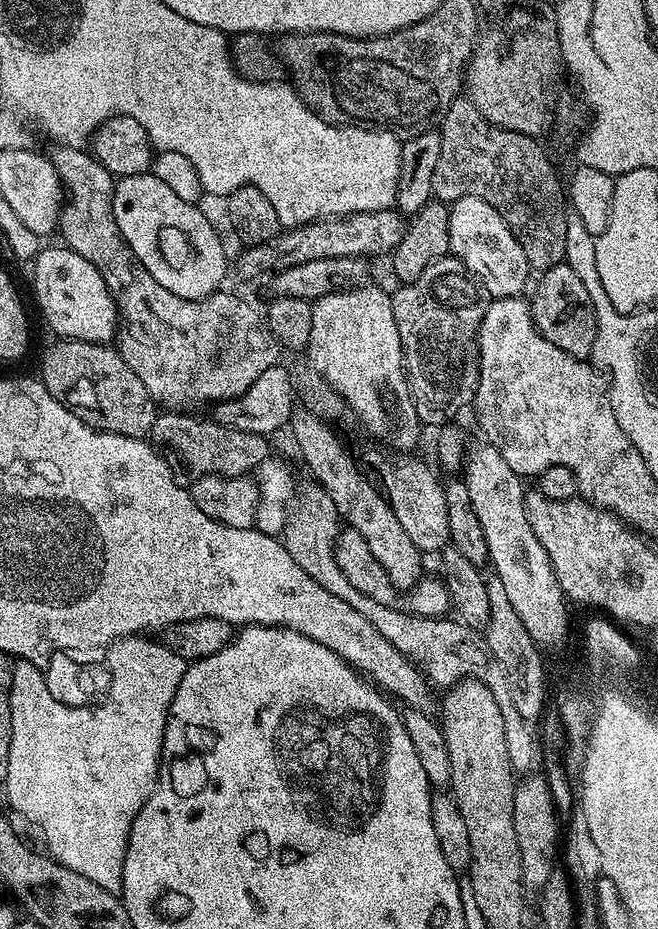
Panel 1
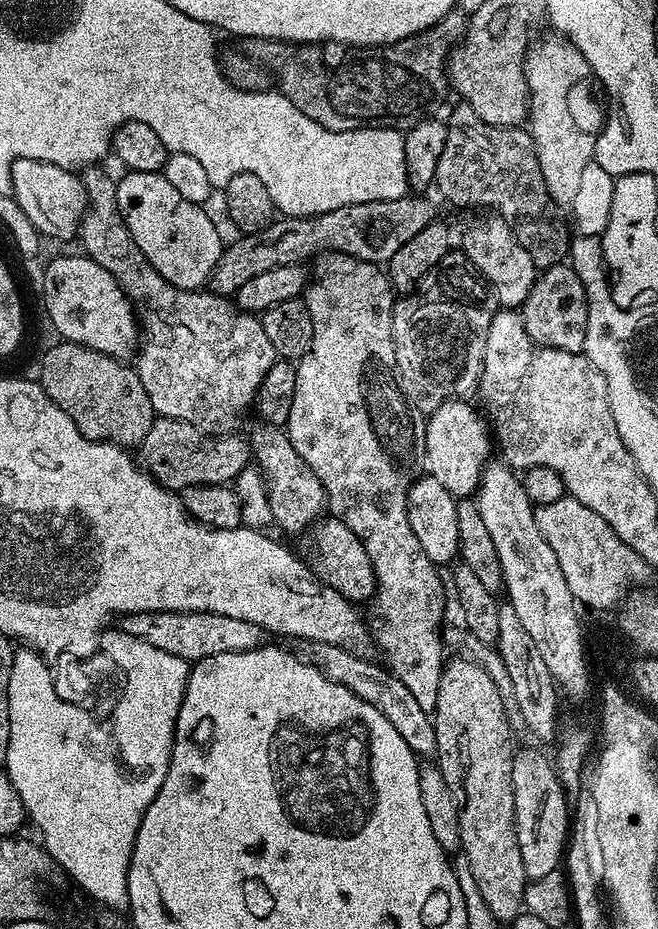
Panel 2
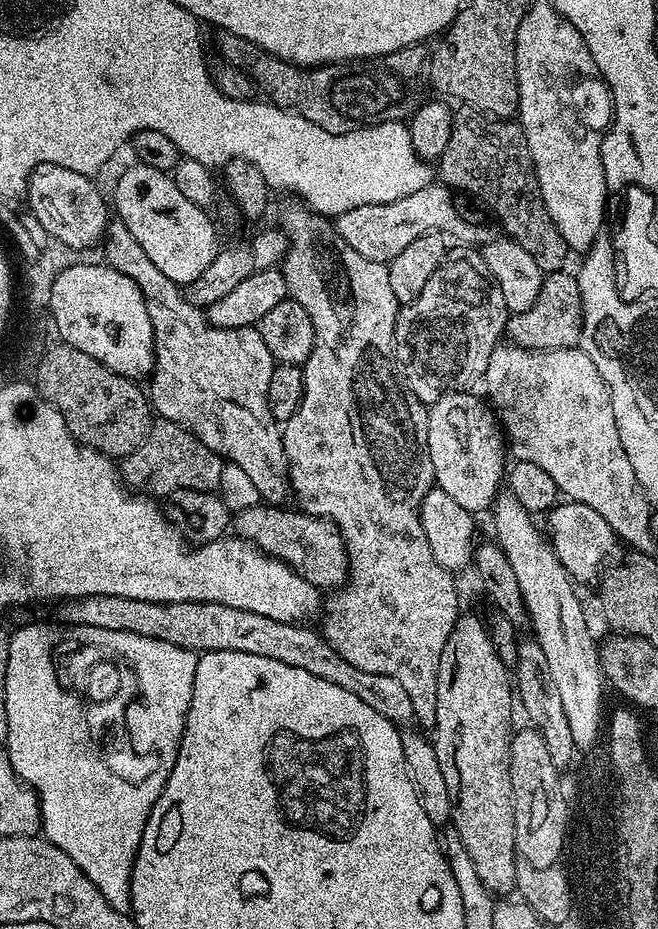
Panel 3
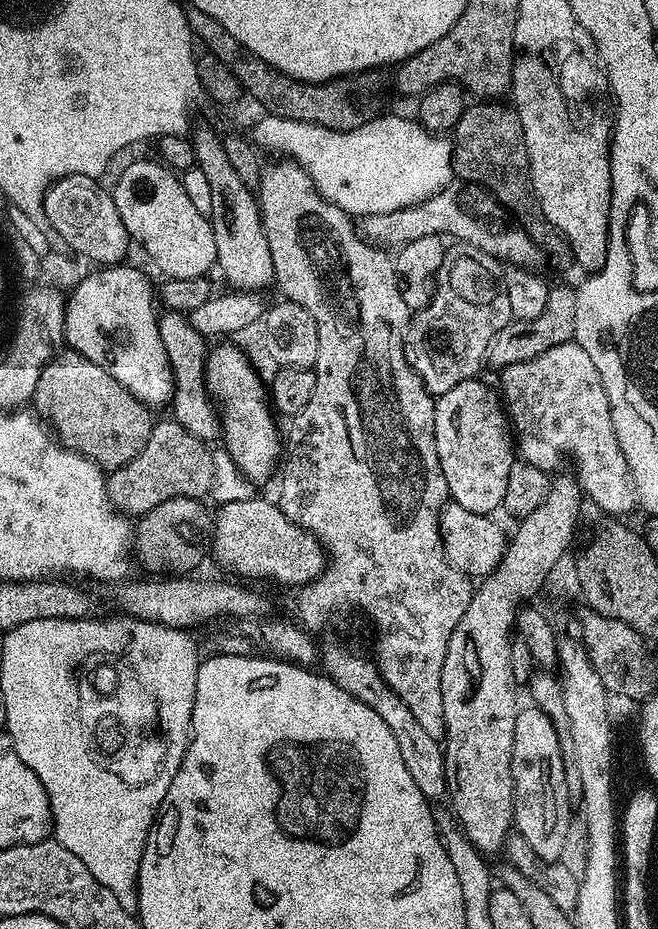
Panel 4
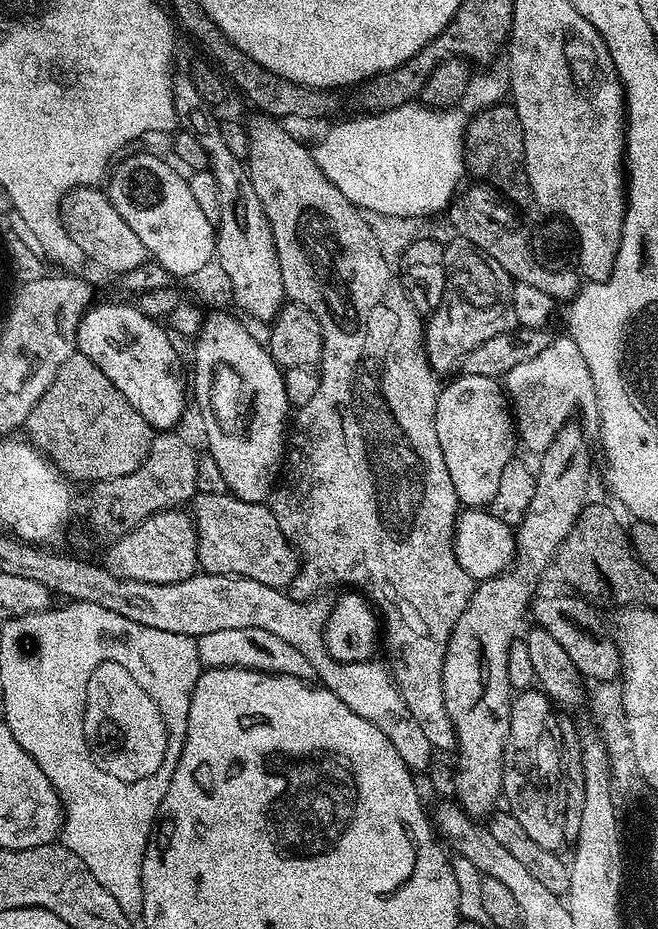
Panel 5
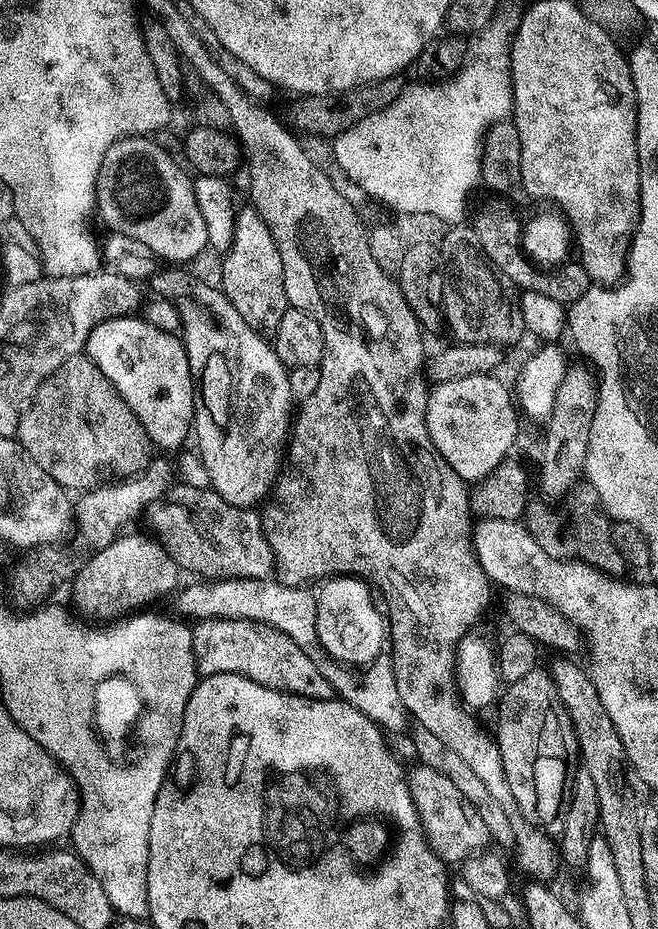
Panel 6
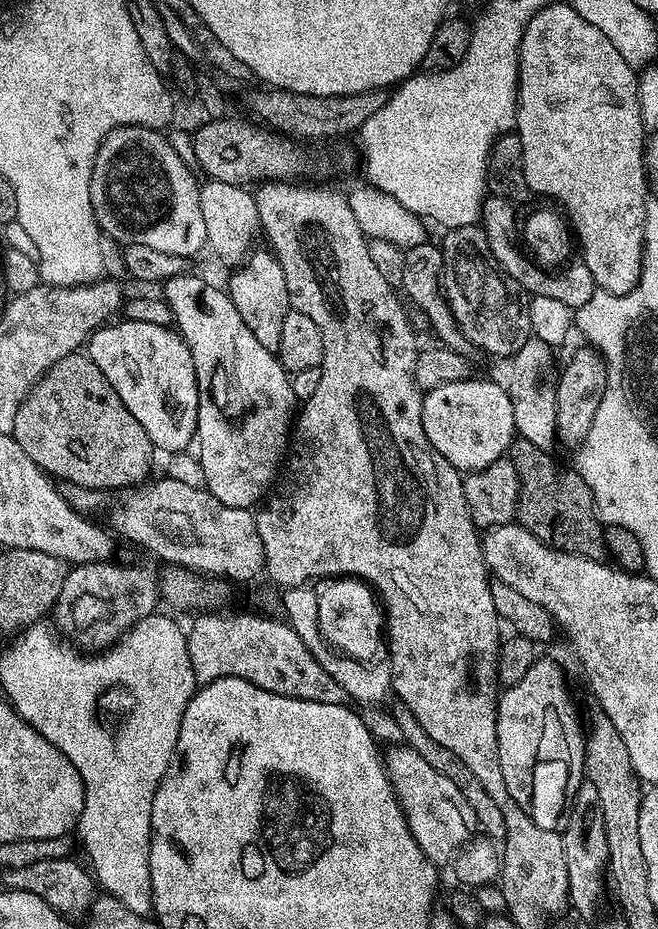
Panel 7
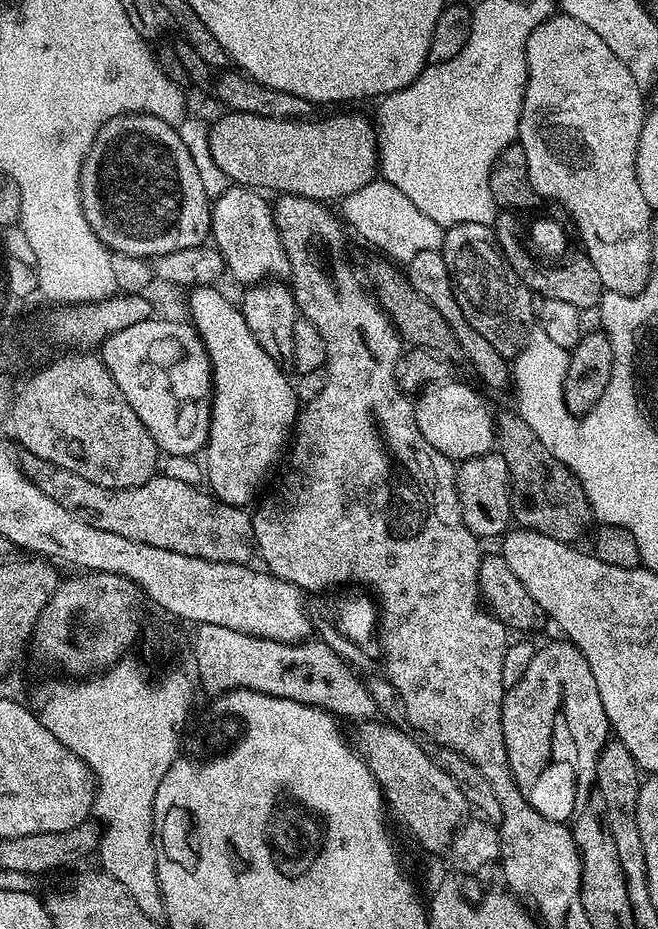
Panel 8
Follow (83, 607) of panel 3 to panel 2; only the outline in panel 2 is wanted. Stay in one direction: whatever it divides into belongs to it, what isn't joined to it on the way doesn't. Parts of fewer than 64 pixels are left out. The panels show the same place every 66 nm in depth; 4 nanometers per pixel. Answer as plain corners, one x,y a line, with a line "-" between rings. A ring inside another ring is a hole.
139,612
119,617
118,628
126,634
134,634
134,638
142,638
142,642
150,642
150,646
158,646
158,650
166,650
166,654
178,654
178,658
189,662
214,658
214,654
254,650
266,639
264,629
254,626
254,622
209,612
-
311,642
310,650
312,650
311,664
326,678
330,678
334,682
346,686
346,690
358,694
358,698
362,698
362,702
370,702
370,706
374,706
374,710
382,710
382,714
386,714
387,720
393,724
394,730
398,730
398,734
402,734
402,738
406,738
406,746
410,746
410,750
415,752
417,757
435,757
438,738
433,717
426,710
422,710
422,706
418,706
414,694
410,694
410,690
406,690
406,686
402,686
402,682
391,670
378,662
370,664
364,660
366,658
363,655
347,652
340,646
326,642

